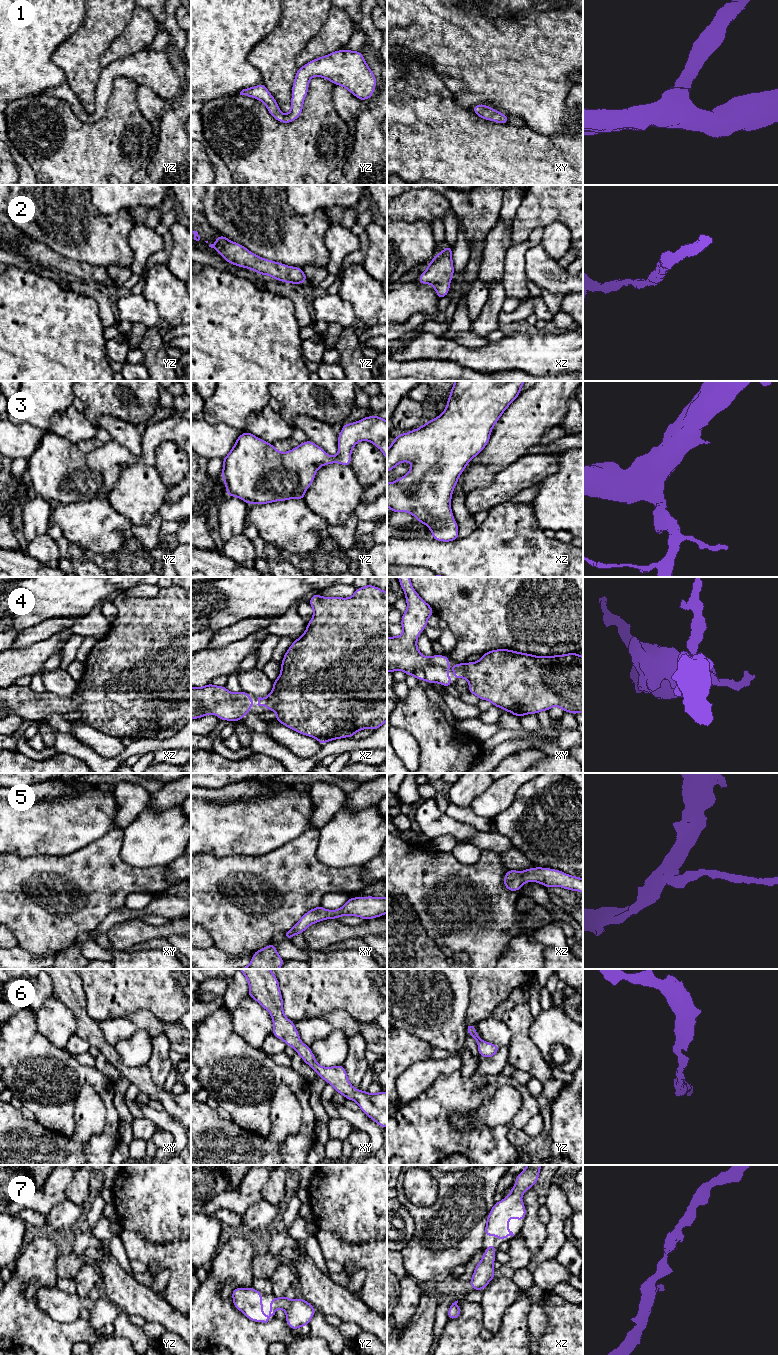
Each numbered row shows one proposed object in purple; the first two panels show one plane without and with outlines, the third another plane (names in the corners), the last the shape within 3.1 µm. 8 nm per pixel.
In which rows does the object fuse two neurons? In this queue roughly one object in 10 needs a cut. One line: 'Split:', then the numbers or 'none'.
Split: none

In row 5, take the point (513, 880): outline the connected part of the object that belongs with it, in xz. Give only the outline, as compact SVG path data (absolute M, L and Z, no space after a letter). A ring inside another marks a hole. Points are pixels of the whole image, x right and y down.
M535 867L528 868L523 872L508 870L504 875L504 886L509 891L520 891L526 882L537 882L546 888L558 886L583 892L583 878L571 876L556 869Z

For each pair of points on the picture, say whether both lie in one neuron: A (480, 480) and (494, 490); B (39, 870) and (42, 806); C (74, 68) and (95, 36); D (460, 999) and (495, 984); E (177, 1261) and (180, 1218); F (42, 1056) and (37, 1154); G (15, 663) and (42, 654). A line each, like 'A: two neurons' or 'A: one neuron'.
A: two neurons
B: two neurons
C: one neuron
D: two neurons
E: two neurons
F: two neurons
G: one neuron

